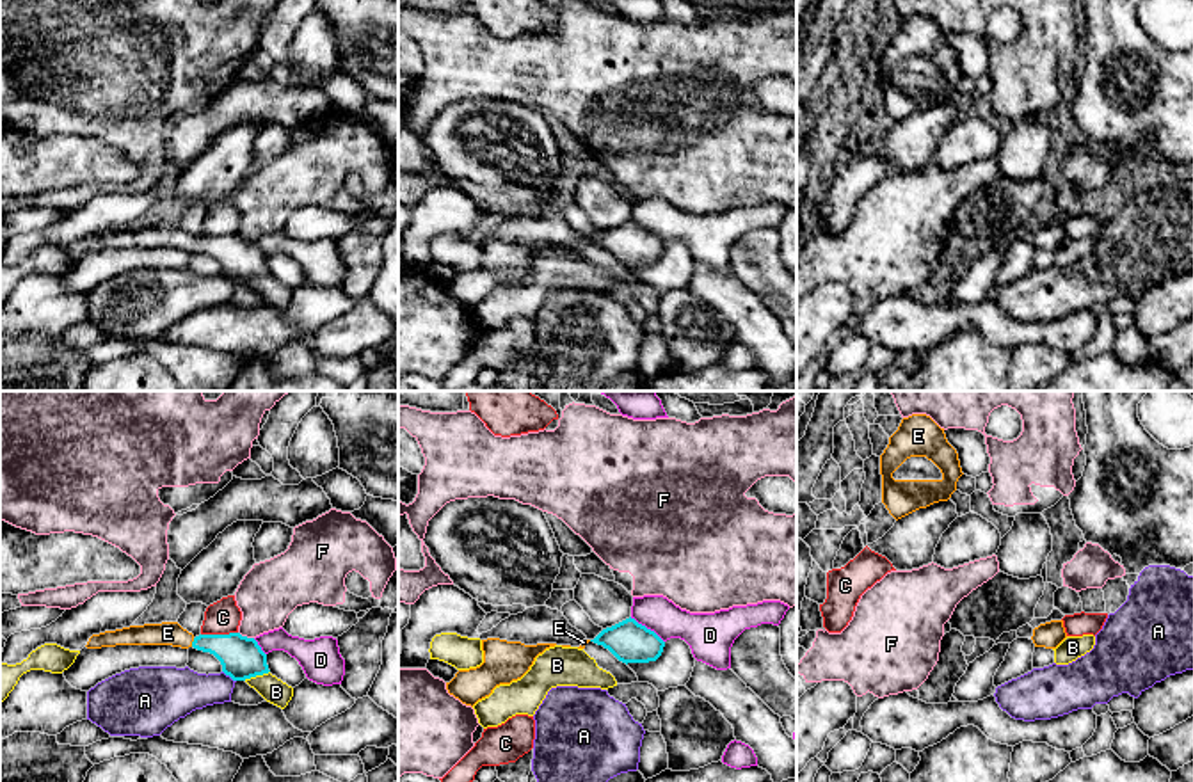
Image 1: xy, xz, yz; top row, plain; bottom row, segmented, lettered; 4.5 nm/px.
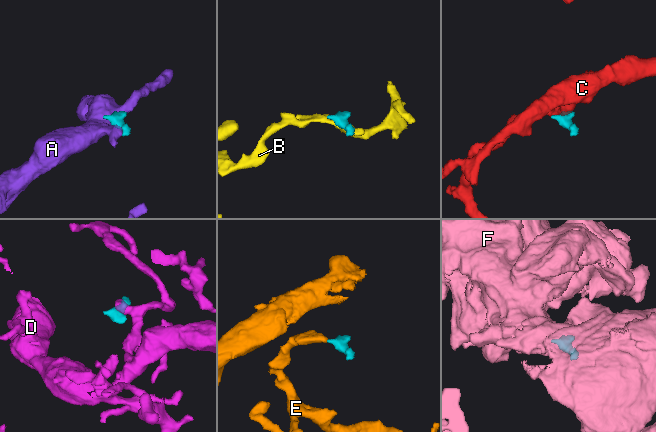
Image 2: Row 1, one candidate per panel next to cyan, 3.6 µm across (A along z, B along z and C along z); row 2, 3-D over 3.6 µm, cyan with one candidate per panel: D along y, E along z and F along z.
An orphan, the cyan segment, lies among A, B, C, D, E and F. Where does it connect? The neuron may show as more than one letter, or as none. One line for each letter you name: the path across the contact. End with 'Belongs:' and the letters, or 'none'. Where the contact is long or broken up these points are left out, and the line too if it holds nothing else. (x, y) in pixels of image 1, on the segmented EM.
E: runs through xy (242, 658), (217, 644), (192, 642), (168, 633)
Belongs: E

